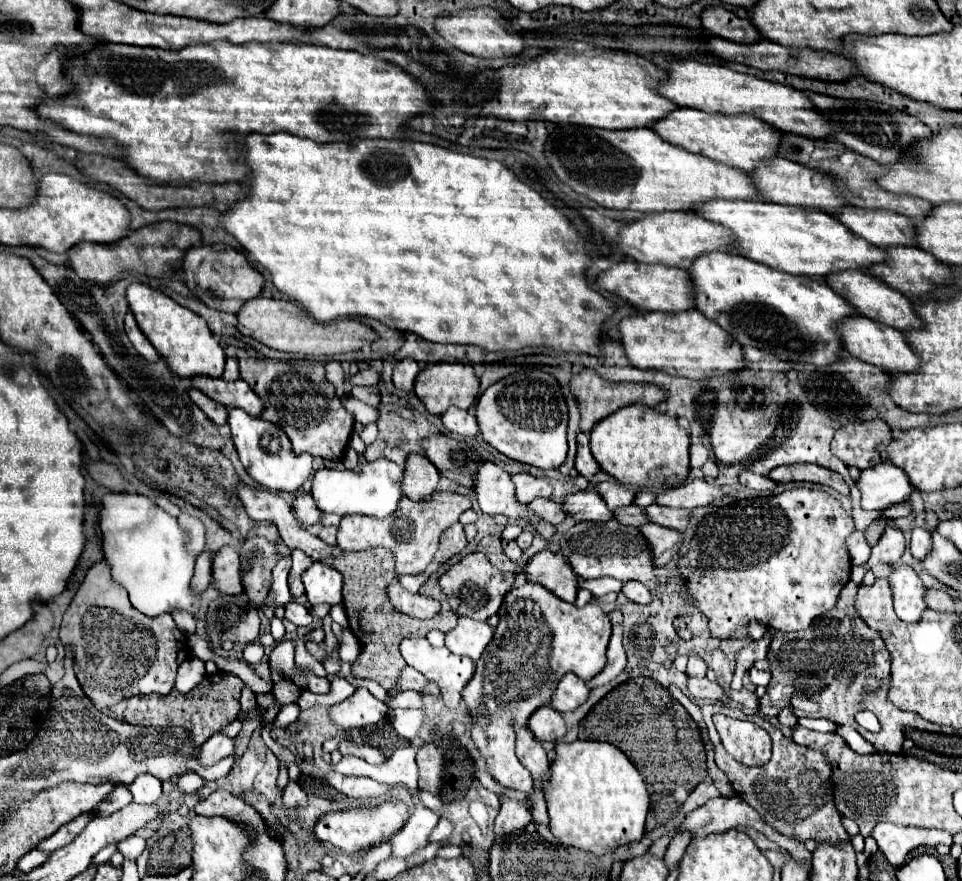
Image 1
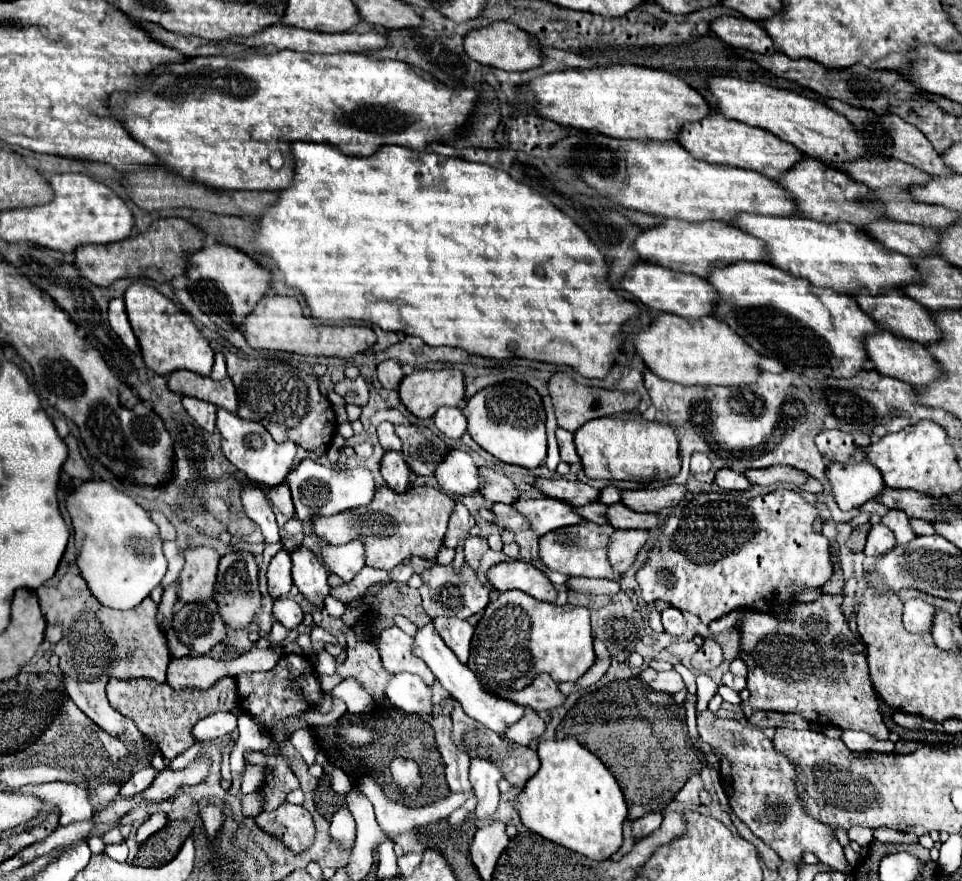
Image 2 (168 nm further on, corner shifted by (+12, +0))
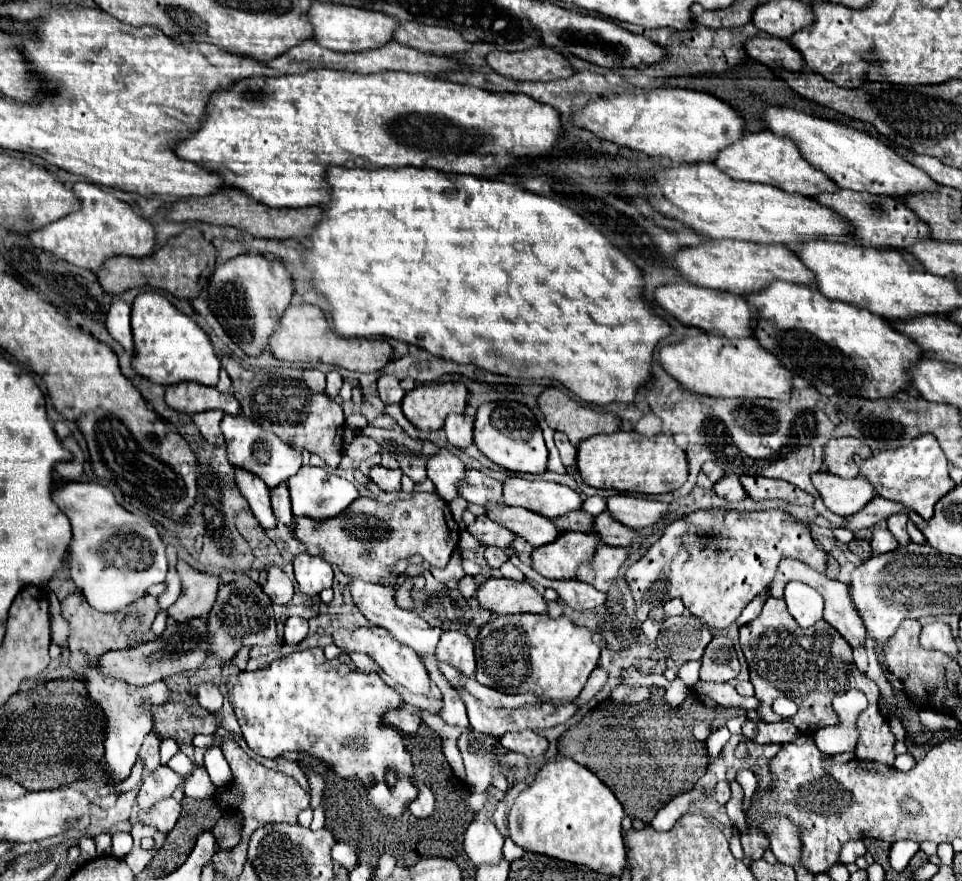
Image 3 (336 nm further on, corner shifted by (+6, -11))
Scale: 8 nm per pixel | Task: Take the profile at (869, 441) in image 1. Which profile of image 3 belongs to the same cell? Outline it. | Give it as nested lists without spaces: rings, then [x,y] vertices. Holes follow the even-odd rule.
[[[853,437],[831,439],[823,449],[823,463],[827,465],[827,471],[845,479],[857,477],[859,475],[857,459],[867,457],[871,457],[871,449],[861,439]]]

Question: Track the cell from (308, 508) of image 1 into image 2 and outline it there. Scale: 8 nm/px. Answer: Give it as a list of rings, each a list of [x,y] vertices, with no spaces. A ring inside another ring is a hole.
[[[285,482],[283,484],[277,484],[275,488],[267,488],[267,498],[287,518],[293,518],[295,516],[295,508],[293,508],[293,502],[291,502],[291,492],[289,492],[289,486]]]

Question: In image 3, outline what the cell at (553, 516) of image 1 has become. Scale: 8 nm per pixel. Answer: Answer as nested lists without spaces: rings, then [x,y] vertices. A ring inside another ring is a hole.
[[[487,515],[477,517],[477,521],[467,527],[467,531],[471,535],[475,535],[483,545],[495,545],[495,547],[503,547],[503,549],[511,547],[513,541],[517,539],[517,535],[513,531],[491,521]]]

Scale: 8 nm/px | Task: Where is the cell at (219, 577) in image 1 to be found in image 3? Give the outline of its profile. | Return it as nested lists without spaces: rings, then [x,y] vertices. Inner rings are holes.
[[[181,559],[177,561],[177,571],[181,575],[183,591],[181,591],[179,599],[167,609],[169,617],[173,617],[177,621],[189,621],[193,617],[207,615],[217,597],[219,577],[201,573]]]

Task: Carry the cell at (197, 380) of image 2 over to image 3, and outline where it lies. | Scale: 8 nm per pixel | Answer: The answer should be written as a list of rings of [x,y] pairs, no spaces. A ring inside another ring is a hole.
[[[193,381],[169,385],[165,391],[165,401],[171,409],[189,415],[209,411],[209,409],[221,409],[227,415],[239,415],[239,403],[231,391],[219,393],[215,387],[197,385]]]

